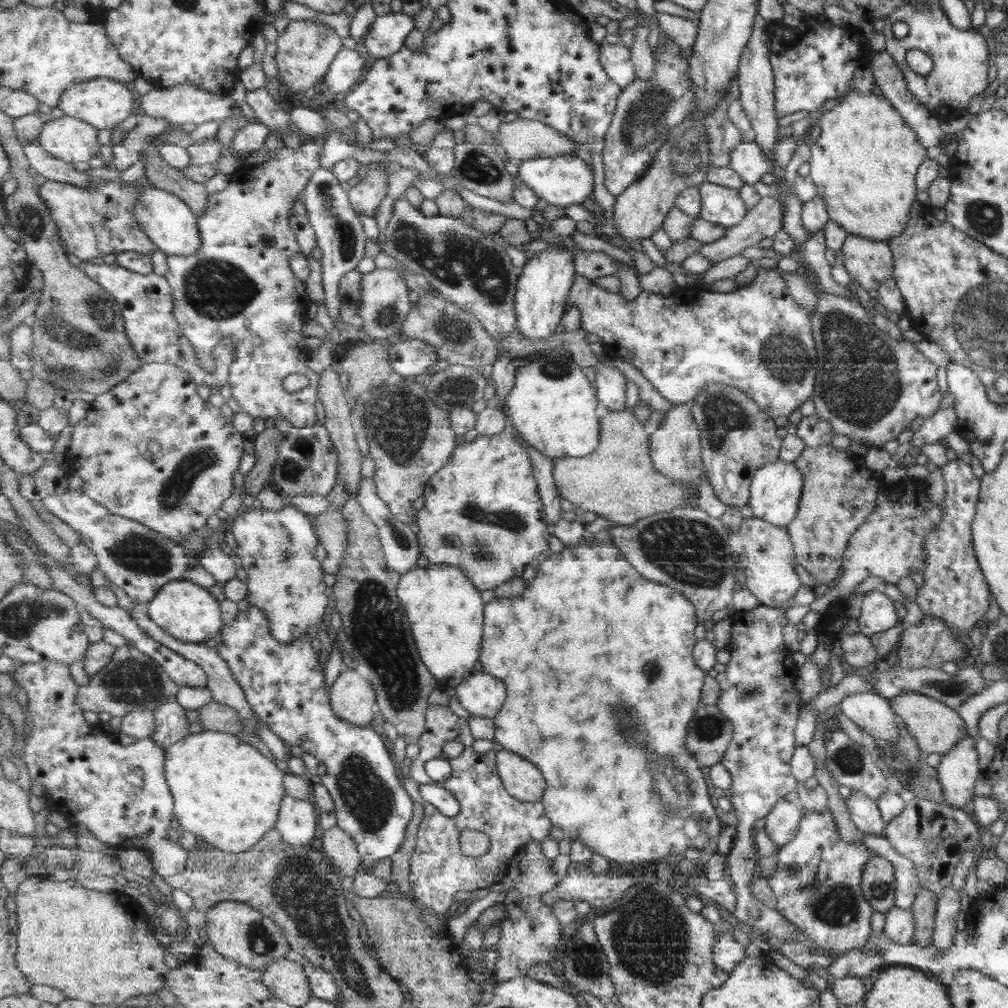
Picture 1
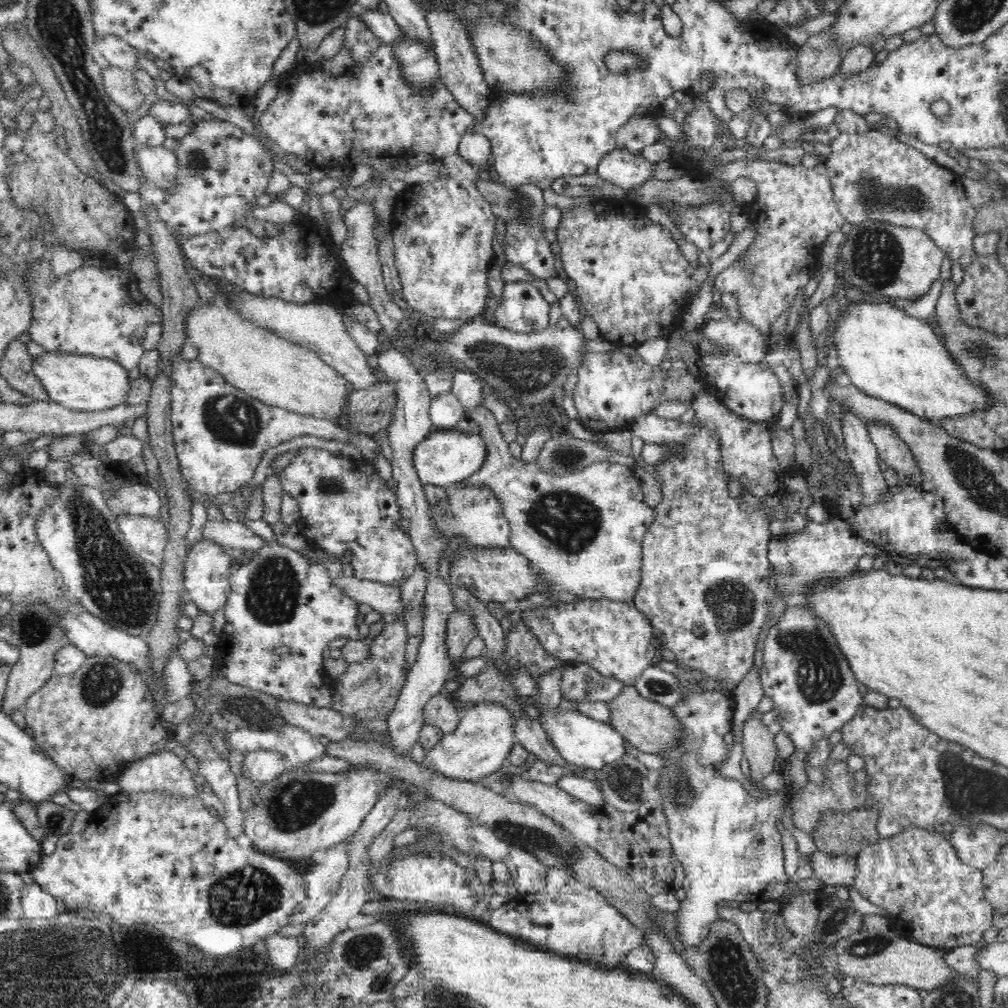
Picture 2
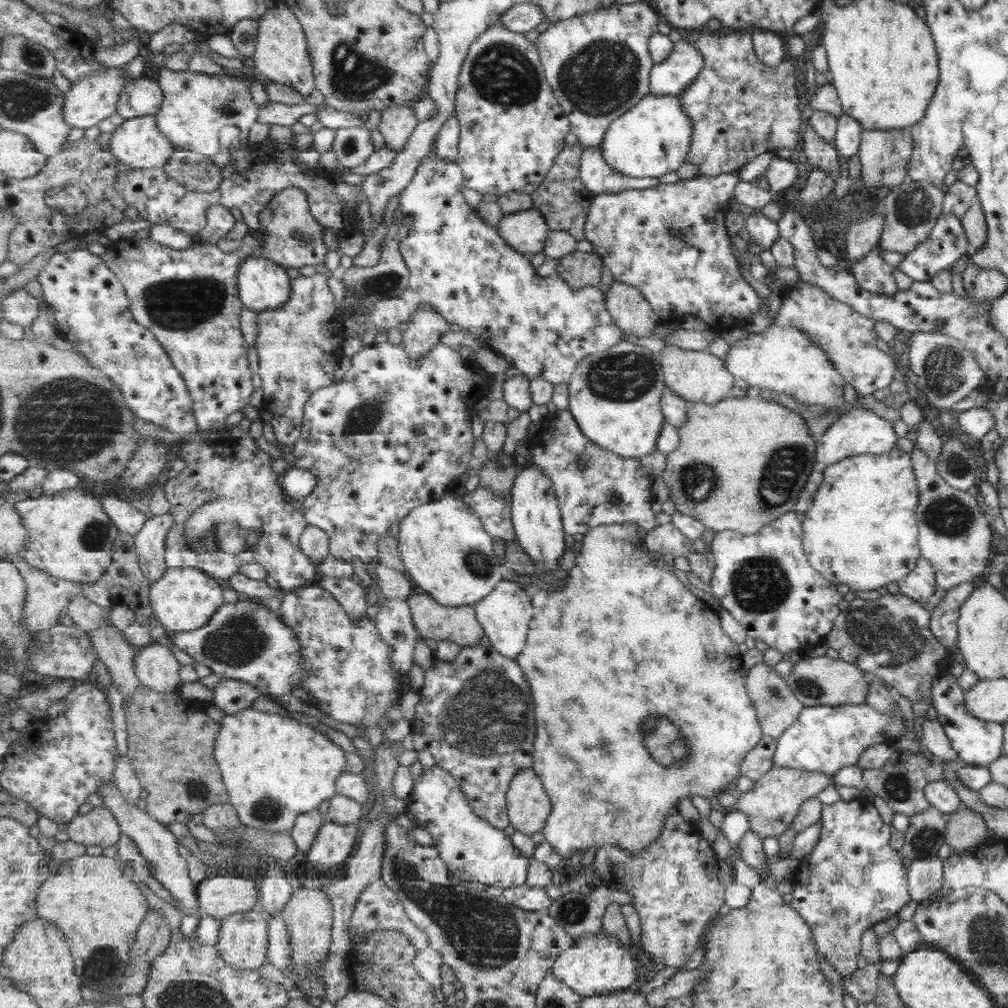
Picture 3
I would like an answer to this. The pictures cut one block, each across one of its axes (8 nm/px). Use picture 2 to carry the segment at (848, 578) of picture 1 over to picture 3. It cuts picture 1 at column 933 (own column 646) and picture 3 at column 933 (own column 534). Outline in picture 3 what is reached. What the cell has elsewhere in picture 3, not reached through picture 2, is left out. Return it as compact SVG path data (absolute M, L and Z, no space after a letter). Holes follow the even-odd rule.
M915 446L909 458L918 492L914 510L917 546L920 557L928 560L933 569L936 587L947 592L961 582L976 583L987 569L989 542L994 527L985 520L977 497L971 492L949 486L947 479L938 475L934 462L923 451Z

